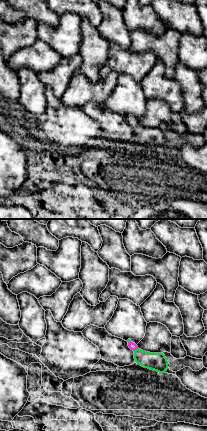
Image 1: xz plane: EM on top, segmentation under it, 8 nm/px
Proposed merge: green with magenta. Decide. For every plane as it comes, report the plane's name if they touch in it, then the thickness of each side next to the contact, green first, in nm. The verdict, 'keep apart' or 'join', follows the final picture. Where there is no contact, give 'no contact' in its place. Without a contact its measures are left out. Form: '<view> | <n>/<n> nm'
xz | 150/60 nm

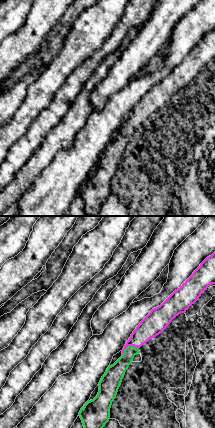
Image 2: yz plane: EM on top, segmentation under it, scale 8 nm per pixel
yz | 140/170 nm

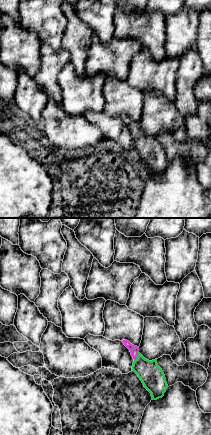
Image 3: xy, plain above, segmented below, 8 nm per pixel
xy | 190/70 nm

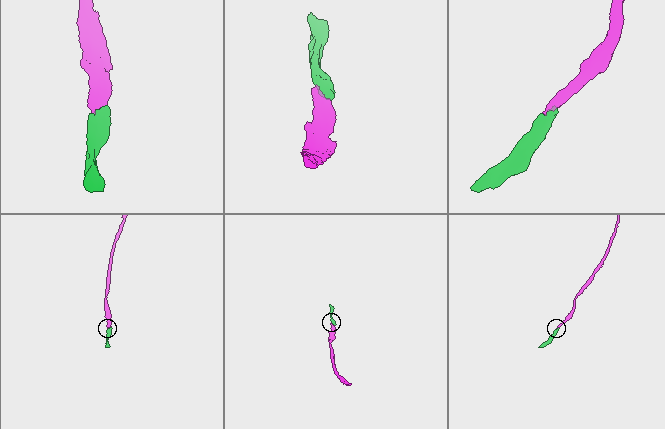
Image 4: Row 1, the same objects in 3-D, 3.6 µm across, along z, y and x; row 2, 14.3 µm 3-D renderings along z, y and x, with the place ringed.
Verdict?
join

